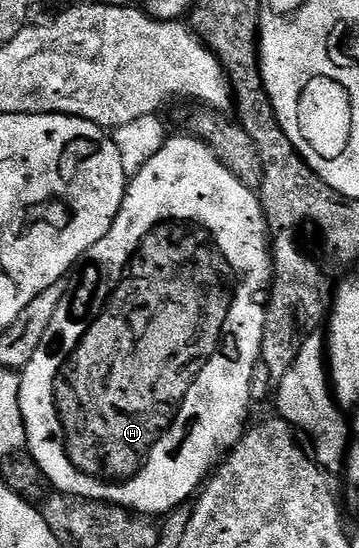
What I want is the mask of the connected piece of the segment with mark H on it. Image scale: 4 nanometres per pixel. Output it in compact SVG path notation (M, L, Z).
M192 135L184 136L170 136L166 140L165 146L159 151L159 155L153 156L151 163L147 163L147 167L143 167L143 171L139 171L128 182L121 210L111 227L111 231L107 231L107 235L103 235L103 239L99 239L99 243L95 243L95 247L88 249L79 258L77 264L73 266L71 270L73 282L68 282L63 303L59 303L59 311L55 311L51 324L47 327L47 332L43 334L43 339L40 341L37 350L35 350L35 355L31 355L31 363L27 363L27 367L20 370L19 373L21 378L21 414L25 424L27 452L33 456L35 463L39 463L41 473L48 479L50 486L58 493L69 493L73 497L82 497L88 501L105 501L109 505L118 505L124 509L132 509L133 512L142 515L154 515L153 513L168 515L177 506L186 504L202 488L203 482L216 470L222 458L230 451L236 449L238 441L241 440L247 428L245 420L249 417L249 405L251 406L253 401L251 382L254 374L259 369L261 344L263 343L263 327L265 326L265 311L269 307L269 291L273 284L271 238L269 228L265 222L265 213L261 210L260 196L254 190L248 189L243 183L239 183L239 179L235 179L235 175L231 175L231 171L227 171L227 167L223 167L223 163L219 163L219 159L202 141Z

